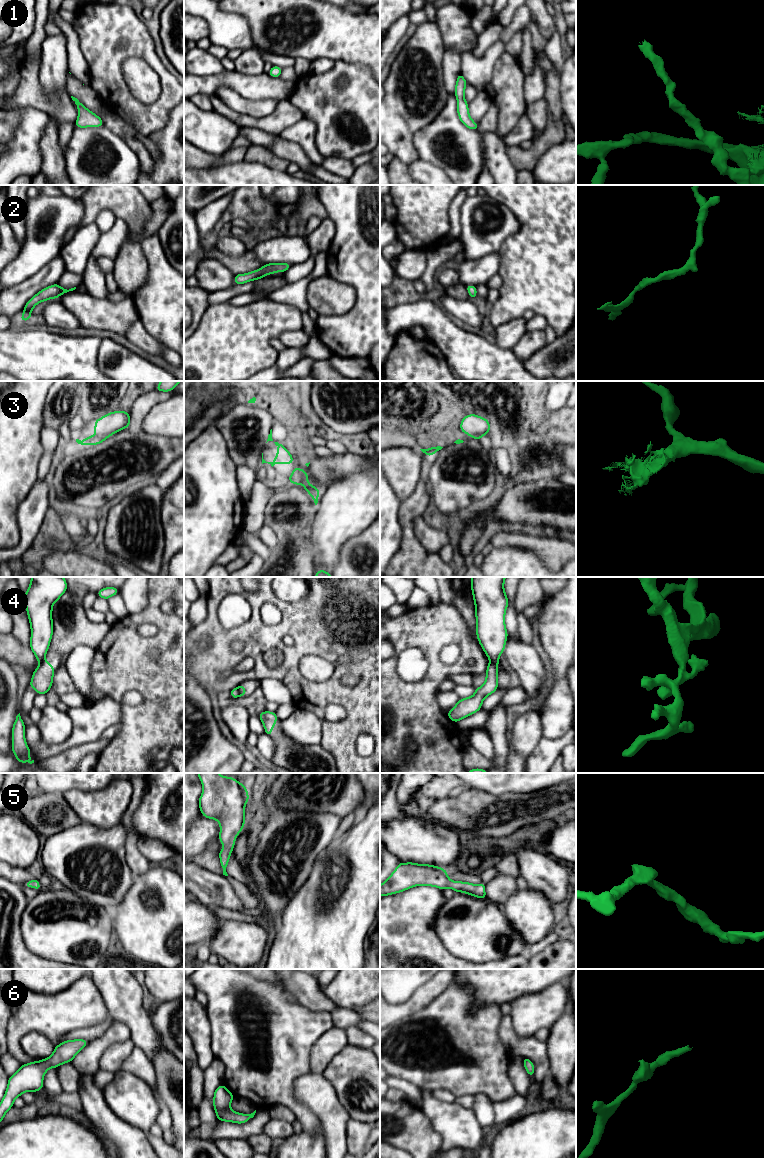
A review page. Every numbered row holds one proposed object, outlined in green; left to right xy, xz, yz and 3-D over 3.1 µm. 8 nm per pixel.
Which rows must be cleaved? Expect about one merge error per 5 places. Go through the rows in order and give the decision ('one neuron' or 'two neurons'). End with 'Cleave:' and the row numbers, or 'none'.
1: one neuron
2: one neuron
3: one neuron
4: two neurons
5: one neuron
6: one neuron
Cleave: 4

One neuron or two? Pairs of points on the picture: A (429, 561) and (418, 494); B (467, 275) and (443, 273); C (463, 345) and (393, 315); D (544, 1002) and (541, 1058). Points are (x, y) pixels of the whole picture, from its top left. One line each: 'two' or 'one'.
A: one
B: two
C: one
D: two

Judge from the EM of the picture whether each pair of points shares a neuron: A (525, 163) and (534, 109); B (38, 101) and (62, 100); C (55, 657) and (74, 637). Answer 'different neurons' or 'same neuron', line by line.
A: different neurons
B: same neuron
C: same neuron

